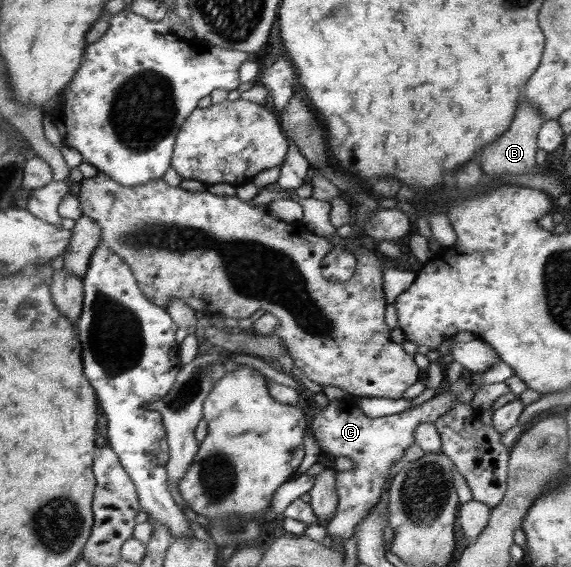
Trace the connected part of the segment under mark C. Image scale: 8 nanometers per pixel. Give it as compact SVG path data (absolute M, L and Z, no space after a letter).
M474 388L465 389L459 394L439 391L426 403L402 413L385 417L367 417L357 407L352 398L329 401L327 407L321 409L315 403L314 413L308 413L312 419L313 436L319 444L321 453L333 457L348 457L355 467L351 471L335 471L330 478L336 482L338 504L334 516L325 526L328 539L345 541L355 534L355 529L370 514L384 494L384 487L393 465L403 458L405 447L415 442L414 432L421 423L434 424L440 416L447 413L457 402L473 400Z

